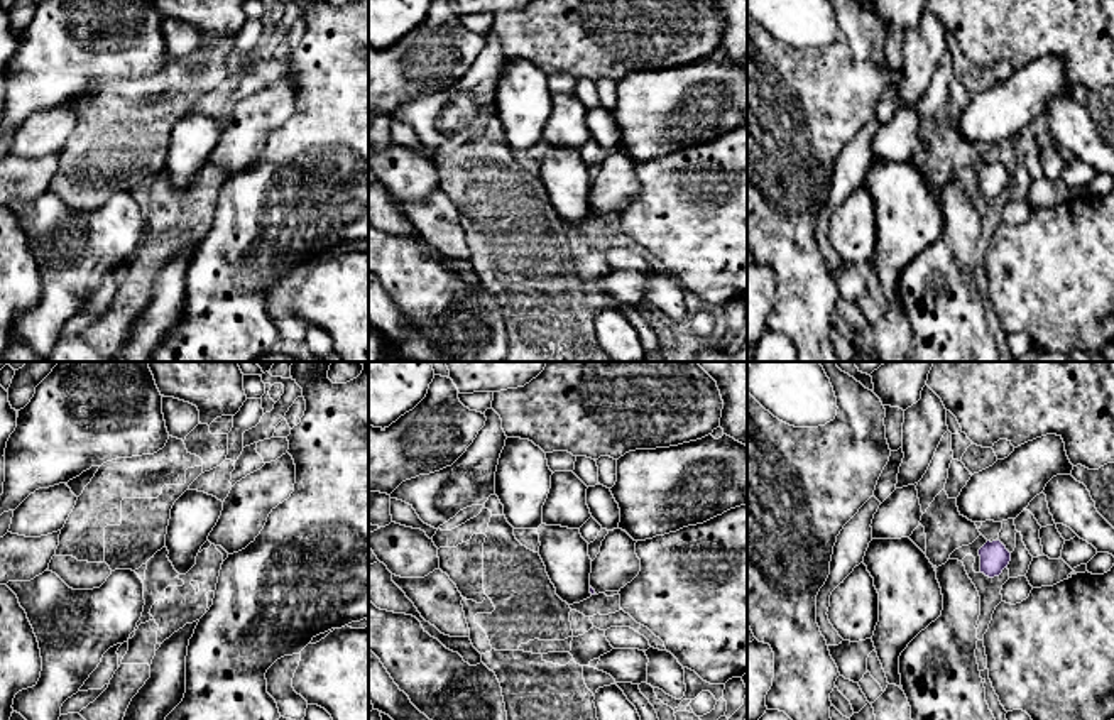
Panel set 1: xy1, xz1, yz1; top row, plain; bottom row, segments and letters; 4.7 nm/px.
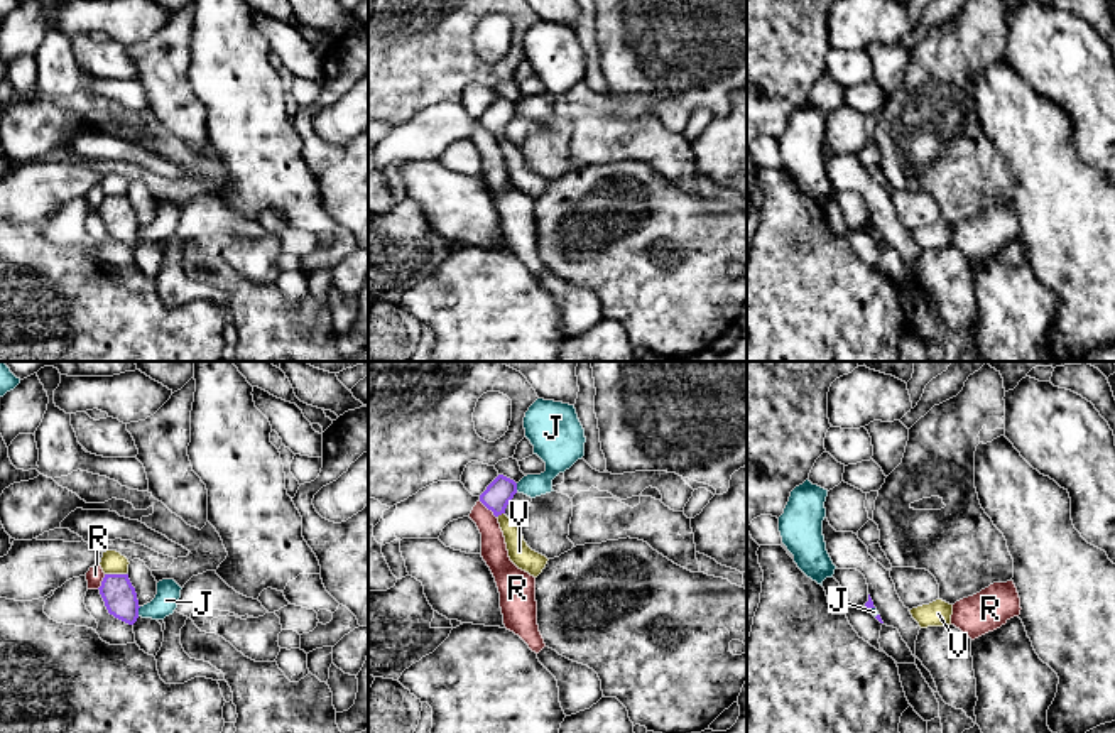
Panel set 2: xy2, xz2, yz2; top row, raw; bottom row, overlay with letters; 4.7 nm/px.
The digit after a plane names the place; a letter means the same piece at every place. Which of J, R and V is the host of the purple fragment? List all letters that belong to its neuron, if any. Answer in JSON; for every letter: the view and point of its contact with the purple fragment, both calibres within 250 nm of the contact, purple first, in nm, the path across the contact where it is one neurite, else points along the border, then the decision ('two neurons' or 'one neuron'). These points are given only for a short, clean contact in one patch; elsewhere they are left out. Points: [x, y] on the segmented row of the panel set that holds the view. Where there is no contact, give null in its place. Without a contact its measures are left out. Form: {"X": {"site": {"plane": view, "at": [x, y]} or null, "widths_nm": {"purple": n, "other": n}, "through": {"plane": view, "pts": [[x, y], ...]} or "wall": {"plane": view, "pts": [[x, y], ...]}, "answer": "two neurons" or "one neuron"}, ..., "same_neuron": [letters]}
{"J": {"site": {"plane": "xy2", "at": [137, 612]}, "widths_nm": {"purple": 160, "other": 120}, "wall": {"plane": "xy2", "pts": [[141, 607], [137, 615]]}, "answer": "two neurons"}, "R": {"site": {"plane": "xz2", "at": [489, 509]}, "widths_nm": {"purple": 130, "other": 130}, "answer": "two neurons"}, "V": {"site": {"plane": "xy2", "at": [115, 575]}, "widths_nm": {"purple": 160, "other": 110}, "answer": "two neurons"}, "same_neuron": []}

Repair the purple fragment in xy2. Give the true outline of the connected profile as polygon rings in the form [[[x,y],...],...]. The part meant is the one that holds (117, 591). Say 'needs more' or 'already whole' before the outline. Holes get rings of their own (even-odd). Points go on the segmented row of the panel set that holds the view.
already whole; [[[105,574],[98,588],[110,615],[133,625],[139,618],[139,600],[128,574]]]

